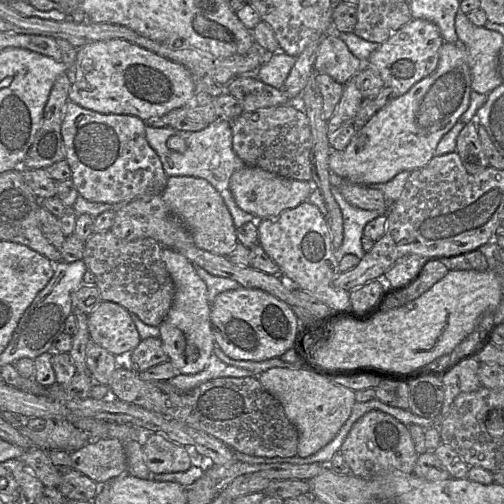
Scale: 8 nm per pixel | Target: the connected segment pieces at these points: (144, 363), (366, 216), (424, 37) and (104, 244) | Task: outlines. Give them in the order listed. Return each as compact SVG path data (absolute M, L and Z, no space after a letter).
M160 337L143 339L131 352L115 356L117 367L124 366L136 372L145 371L168 359Z
M331 173L330 181L332 195L341 209L343 218L343 240L337 252L340 257L345 254L353 254L362 259L366 253L361 243L363 229L368 222L382 215L382 212L360 209L351 205L338 190L343 179Z
M412 18L373 51L364 65L369 65L376 70L384 86L392 88L398 97L436 70L443 43L440 30L434 23L425 19Z
M111 230L93 233L85 242L83 260L91 272L96 276L96 286L102 301L115 302L130 313L139 317L149 326L159 326L167 316L175 293L173 280L161 258L163 246L151 238L123 240L117 238Z

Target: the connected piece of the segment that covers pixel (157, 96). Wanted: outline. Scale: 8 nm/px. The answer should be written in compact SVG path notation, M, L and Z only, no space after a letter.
M123 39L96 41L78 48L71 73L69 100L103 114L133 115L147 121L184 106L196 93L194 76L184 65Z

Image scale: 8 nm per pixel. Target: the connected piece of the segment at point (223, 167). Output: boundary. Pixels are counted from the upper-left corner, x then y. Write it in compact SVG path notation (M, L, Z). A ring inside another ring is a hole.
M217 119L202 130L180 131L172 127L146 126L145 136L148 144L156 151L162 162L163 169L170 176L193 176L206 179L221 195L232 216L236 229L243 224L257 220L256 217L243 211L235 203L230 191L229 181L234 171L243 168L246 164L236 155L232 146L231 120ZM171 136L180 136L187 143L187 150L183 153L168 148L167 140Z

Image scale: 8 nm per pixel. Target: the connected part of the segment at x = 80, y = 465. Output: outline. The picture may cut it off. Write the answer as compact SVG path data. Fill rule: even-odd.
M116 438L89 441L70 456L73 469L99 485L127 473L124 443Z

